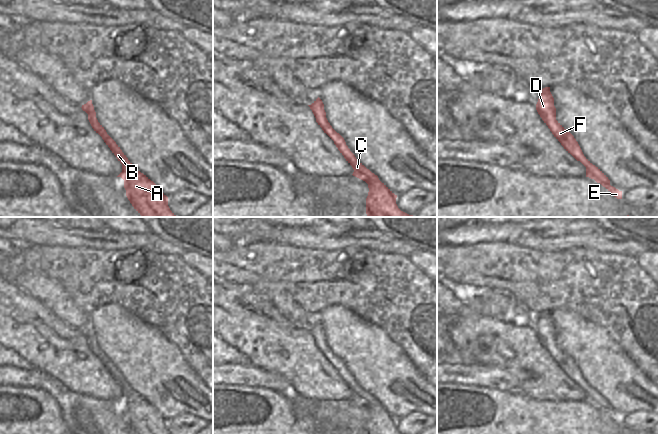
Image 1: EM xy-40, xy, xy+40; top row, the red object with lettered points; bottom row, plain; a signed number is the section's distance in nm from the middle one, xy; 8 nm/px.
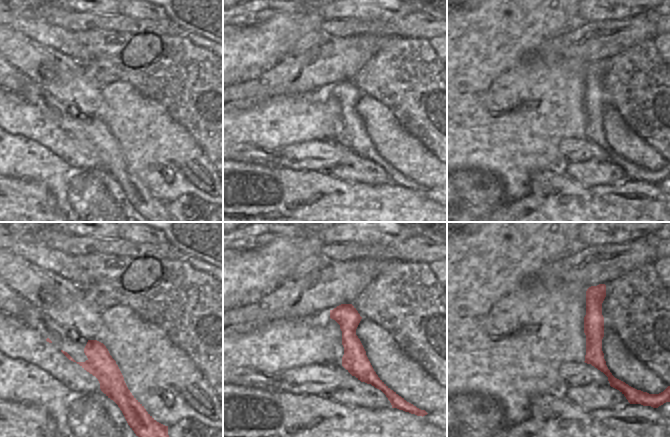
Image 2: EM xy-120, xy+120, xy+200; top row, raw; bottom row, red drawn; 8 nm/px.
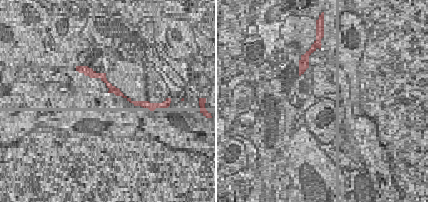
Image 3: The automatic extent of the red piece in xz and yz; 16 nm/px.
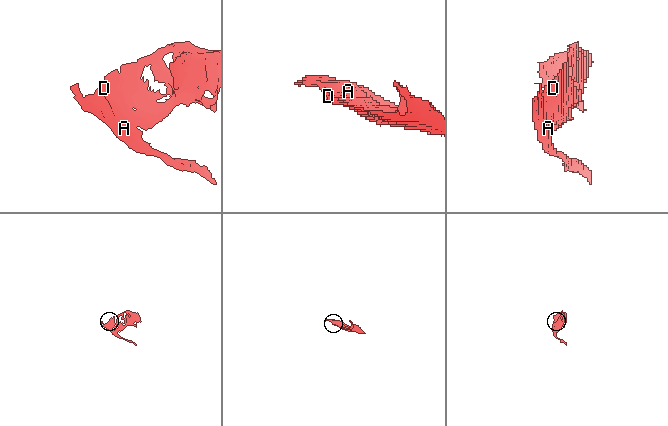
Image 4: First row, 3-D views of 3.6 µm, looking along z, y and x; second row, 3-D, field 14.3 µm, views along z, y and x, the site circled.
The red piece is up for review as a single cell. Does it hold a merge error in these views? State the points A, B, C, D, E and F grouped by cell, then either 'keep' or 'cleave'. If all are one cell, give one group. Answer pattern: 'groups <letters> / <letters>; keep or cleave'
groups A B C E / D F; cleave

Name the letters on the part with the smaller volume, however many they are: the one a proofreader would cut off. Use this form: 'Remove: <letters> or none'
Remove: A, B, C, E

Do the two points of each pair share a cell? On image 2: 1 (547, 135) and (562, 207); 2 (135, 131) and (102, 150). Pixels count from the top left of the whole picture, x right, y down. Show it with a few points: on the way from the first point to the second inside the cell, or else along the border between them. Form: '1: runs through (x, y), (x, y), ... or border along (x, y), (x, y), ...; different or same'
1: border along (531, 173), (550, 170), (563, 174); different
2: border along (115, 139), (127, 163); different

